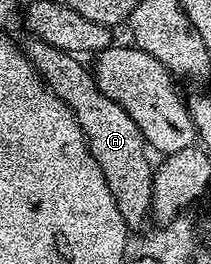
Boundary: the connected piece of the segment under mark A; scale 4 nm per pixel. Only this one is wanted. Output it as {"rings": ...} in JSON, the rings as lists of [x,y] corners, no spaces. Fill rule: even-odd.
{"rings":[[[30,38],[28,42],[29,44],[24,44],[23,50],[25,56],[29,58],[29,64],[37,70],[41,80],[47,84],[50,91],[57,94],[59,101],[63,101],[63,105],[67,105],[67,109],[71,109],[71,113],[77,119],[83,137],[89,146],[91,157],[95,157],[95,165],[99,165],[99,169],[107,181],[107,189],[111,189],[111,197],[115,197],[115,205],[119,205],[119,213],[123,213],[123,221],[129,226],[130,232],[137,233],[137,231],[143,230],[145,222],[147,224],[150,222],[153,210],[151,189],[153,188],[155,163],[154,160],[149,160],[151,151],[139,125],[135,125],[135,121],[131,121],[131,117],[127,117],[127,113],[123,113],[123,109],[119,109],[119,105],[115,105],[115,101],[111,101],[111,97],[102,93],[99,85],[95,85],[92,70],[86,64],[84,67],[77,60],[80,58],[76,54],[63,49],[55,49],[55,45],[47,45],[41,39]]]}

